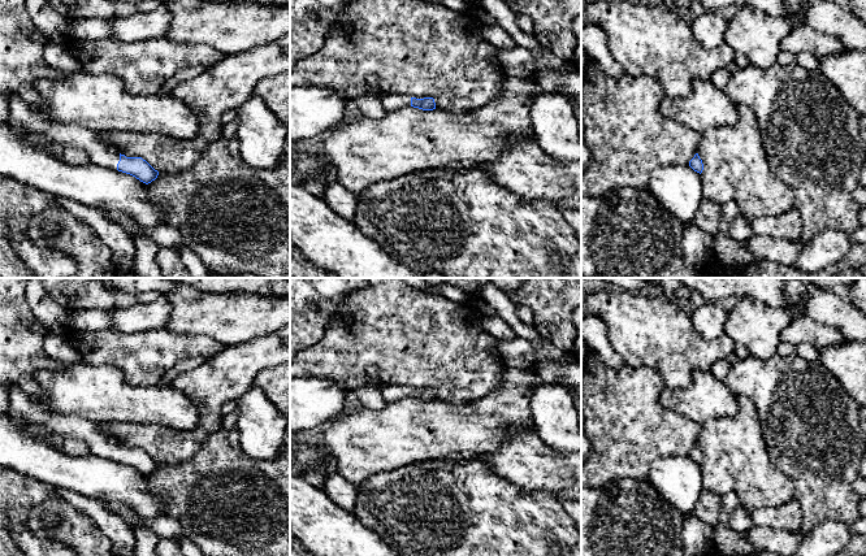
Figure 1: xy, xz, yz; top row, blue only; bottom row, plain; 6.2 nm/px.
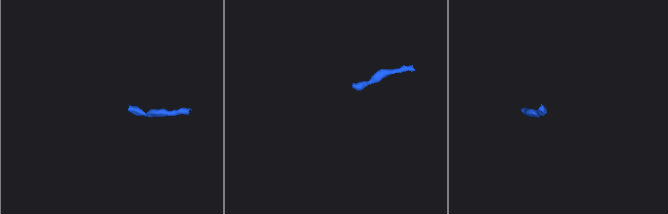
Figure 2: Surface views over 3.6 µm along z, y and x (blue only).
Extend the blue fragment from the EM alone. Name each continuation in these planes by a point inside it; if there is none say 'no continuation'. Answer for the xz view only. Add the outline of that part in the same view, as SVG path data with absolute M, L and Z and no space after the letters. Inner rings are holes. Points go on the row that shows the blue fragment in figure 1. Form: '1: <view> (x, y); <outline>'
1: xz (390, 103); M385 95L381 97L382 107L386 113L393 113L402 108L411 107L411 97L404 95Z

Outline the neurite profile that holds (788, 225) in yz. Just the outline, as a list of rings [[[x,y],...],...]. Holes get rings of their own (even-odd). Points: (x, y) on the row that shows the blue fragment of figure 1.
[[[793,207],[788,212],[772,217],[757,217],[750,221],[754,235],[775,236],[791,242],[800,240],[804,222]]]

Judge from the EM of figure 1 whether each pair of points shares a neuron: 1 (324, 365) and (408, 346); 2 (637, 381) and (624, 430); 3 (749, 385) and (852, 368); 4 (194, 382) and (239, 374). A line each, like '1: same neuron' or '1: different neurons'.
1: same neuron
2: same neuron
3: different neurons
4: same neuron

